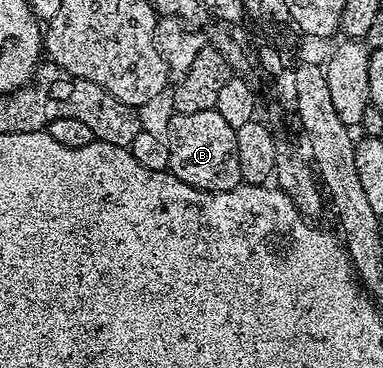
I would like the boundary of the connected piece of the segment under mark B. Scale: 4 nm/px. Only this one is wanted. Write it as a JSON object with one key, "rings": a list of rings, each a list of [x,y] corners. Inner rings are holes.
{"rings":[[[216,110],[204,113],[174,113],[171,114],[170,124],[164,130],[164,138],[168,145],[168,168],[184,185],[192,185],[201,191],[231,191],[242,183],[240,173],[240,153],[236,149],[236,129],[220,117]]]}

